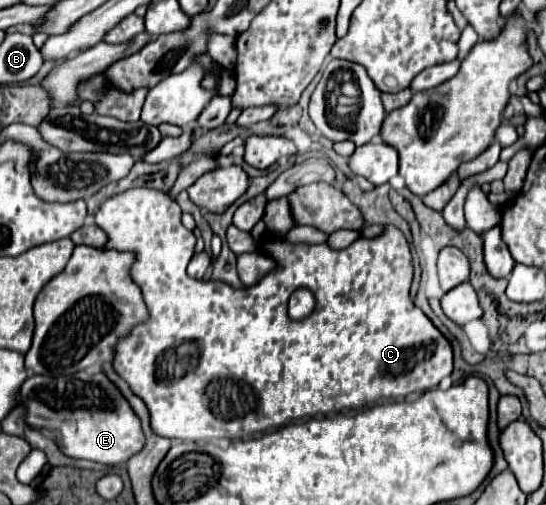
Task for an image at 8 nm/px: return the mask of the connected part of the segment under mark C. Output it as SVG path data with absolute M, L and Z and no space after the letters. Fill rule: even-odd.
M132 188L132 190L126 190L122 194L116 194L116 196L108 198L98 208L96 224L110 238L108 244L106 244L108 248L136 252L136 262L132 266L132 278L142 288L146 306L150 310L150 320L136 326L128 338L120 340L120 344L116 346L114 368L130 384L130 388L140 398L144 398L144 402L146 402L146 406L150 410L152 430L158 436L172 438L172 440L190 440L190 442L214 440L215 442L221 442L221 448L226 449L232 441L248 440L252 435L264 432L264 430L268 430L272 426L280 428L286 422L292 422L292 420L298 420L298 418L304 418L304 416L316 416L318 412L320 414L340 412L344 408L362 408L366 404L376 404L376 402L382 402L382 400L400 398L400 396L406 396L406 394L416 392L416 390L430 390L430 388L436 388L444 376L452 374L452 344L450 344L450 340L410 300L410 294L408 294L408 288L406 288L406 280L412 280L410 246L408 246L404 234L392 224L386 224L384 232L380 236L374 236L374 238L360 236L346 250L330 250L326 244L316 244L316 246L298 244L298 246L292 246L286 240L274 240L274 238L268 238L264 242L260 240L258 242L260 248L264 248L264 252L270 254L278 262L278 270L264 276L252 288L240 288L240 290L234 290L234 288L226 286L224 282L192 280L186 274L187 264L194 255L196 238L194 238L194 234L190 230L184 228L182 210L166 192L158 192L158 190L150 190L150 188ZM298 286L310 288L314 292L314 298L316 298L314 312L308 318L304 318L302 322L290 320L290 316L286 312L288 298Z

